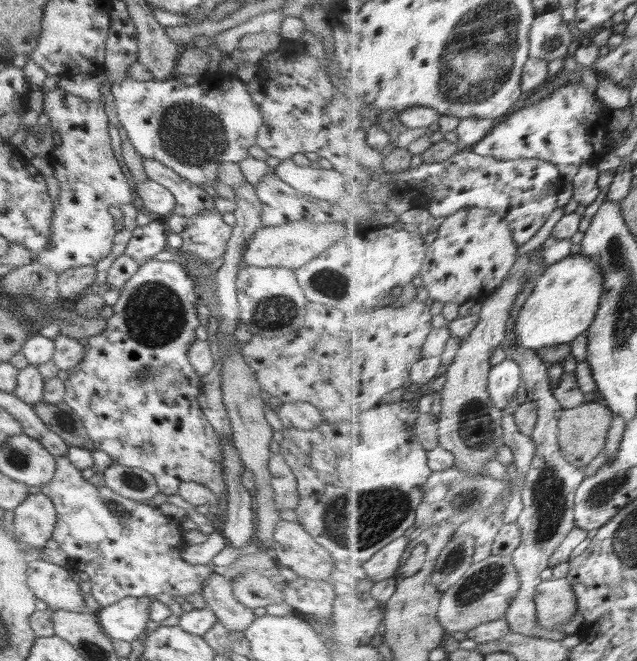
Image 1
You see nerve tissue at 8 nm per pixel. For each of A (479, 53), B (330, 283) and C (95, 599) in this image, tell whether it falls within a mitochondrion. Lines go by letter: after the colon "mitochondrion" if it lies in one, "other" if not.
A: mitochondrion
B: mitochondrion
C: other

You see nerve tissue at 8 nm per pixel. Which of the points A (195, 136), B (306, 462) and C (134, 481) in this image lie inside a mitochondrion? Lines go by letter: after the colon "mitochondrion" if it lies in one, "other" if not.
A: mitochondrion
B: other
C: mitochondrion

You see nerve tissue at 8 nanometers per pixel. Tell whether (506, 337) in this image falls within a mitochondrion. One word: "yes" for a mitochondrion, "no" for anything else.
no

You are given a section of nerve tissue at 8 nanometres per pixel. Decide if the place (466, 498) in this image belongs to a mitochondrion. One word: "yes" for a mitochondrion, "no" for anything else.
yes

